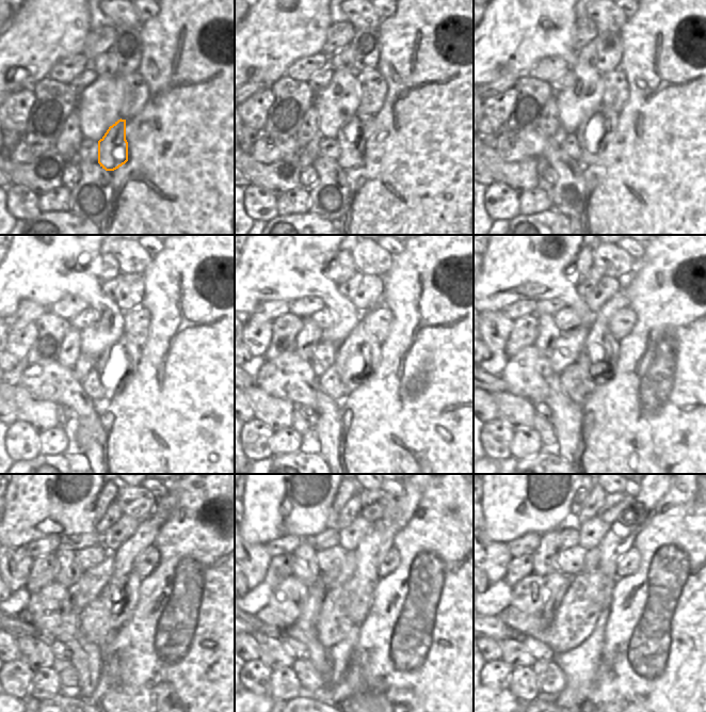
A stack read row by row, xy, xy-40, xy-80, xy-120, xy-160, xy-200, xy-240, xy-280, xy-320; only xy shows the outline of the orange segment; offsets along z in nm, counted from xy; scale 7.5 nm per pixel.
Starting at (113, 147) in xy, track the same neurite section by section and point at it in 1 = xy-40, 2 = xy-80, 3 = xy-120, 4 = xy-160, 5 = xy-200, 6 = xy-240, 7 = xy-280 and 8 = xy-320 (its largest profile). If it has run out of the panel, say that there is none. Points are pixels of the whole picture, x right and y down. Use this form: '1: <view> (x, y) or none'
1: xy-40 (352, 136)
2: xy-80 (591, 135)
3: xy-120 (114, 376)
4: xy-160 (358, 335)
5: xy-200 (598, 328)
6: xy-240 (125, 557)
7: xy-280 (371, 550)
8: xy-320 (620, 538)

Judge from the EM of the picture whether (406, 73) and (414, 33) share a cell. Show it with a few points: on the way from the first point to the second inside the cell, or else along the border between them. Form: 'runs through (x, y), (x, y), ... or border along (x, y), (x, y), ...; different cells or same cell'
runs through (408, 63), (413, 43); same cell

